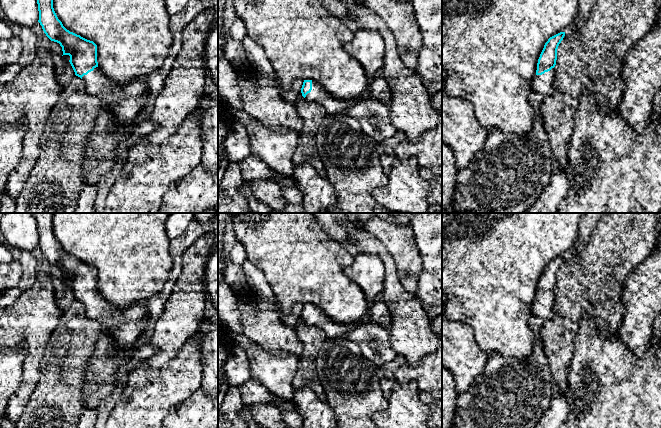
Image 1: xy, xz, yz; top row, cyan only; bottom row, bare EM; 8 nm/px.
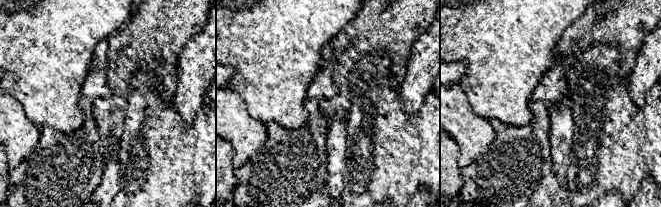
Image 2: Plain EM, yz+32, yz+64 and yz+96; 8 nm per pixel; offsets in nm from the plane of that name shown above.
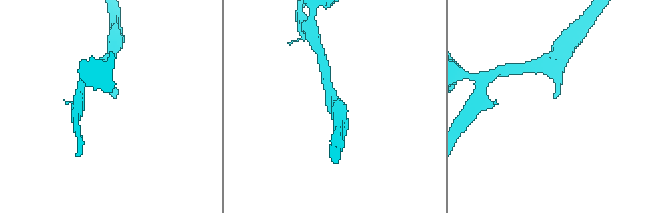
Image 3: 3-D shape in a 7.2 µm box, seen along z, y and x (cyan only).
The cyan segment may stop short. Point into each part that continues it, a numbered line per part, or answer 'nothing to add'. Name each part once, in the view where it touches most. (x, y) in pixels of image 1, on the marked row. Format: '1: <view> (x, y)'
1: xy (98, 85)

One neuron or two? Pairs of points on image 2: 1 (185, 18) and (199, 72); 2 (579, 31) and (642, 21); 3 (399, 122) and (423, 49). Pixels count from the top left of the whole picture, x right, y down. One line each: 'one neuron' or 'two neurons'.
1: two neurons
2: one neuron
3: two neurons

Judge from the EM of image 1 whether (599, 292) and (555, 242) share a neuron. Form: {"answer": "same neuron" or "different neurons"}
{"answer": "different neurons"}

